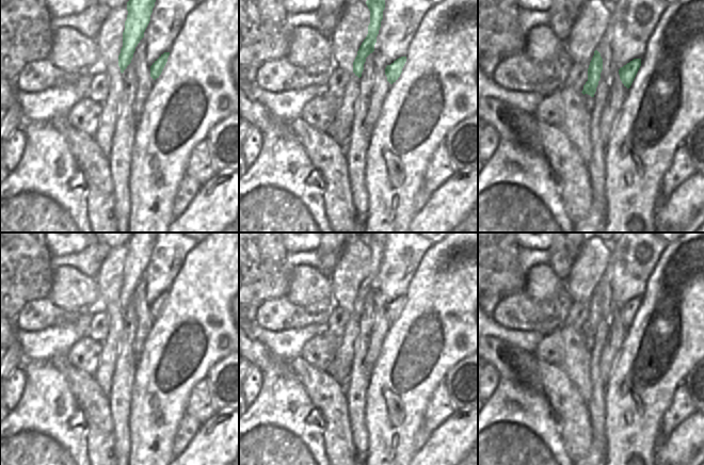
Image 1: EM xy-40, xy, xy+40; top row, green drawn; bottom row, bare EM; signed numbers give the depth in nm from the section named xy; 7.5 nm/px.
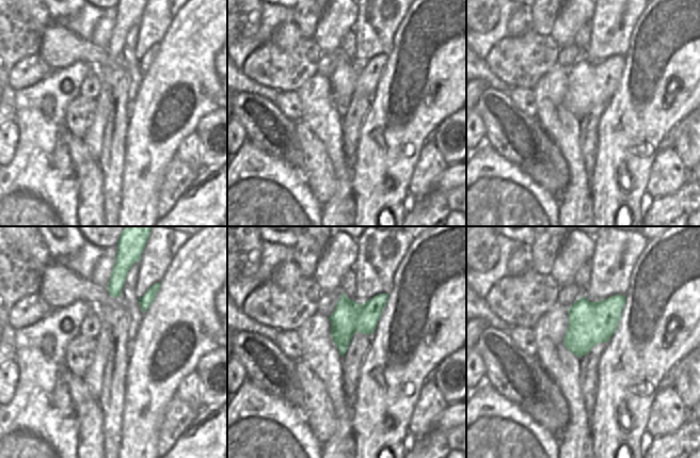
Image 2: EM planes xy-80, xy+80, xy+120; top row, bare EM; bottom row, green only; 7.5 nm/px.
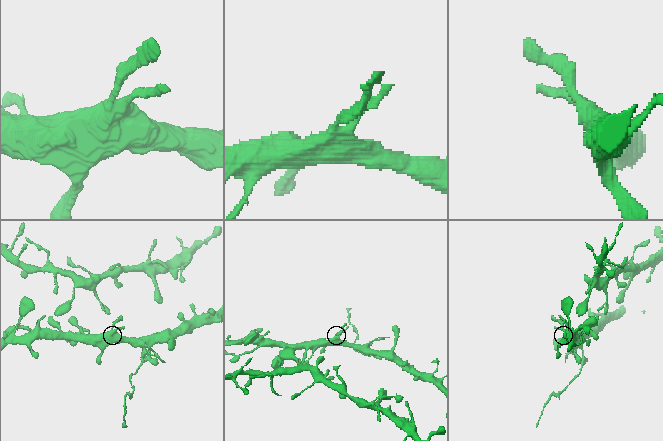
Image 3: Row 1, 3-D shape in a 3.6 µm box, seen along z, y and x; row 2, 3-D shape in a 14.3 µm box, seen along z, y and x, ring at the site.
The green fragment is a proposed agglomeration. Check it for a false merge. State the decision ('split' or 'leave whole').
leave whole

